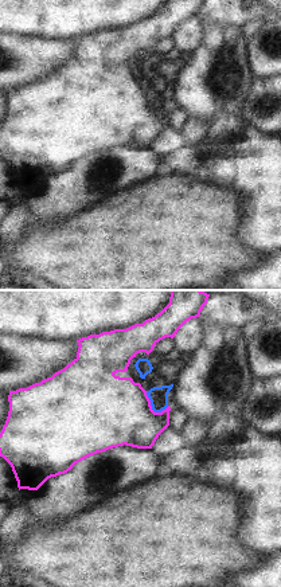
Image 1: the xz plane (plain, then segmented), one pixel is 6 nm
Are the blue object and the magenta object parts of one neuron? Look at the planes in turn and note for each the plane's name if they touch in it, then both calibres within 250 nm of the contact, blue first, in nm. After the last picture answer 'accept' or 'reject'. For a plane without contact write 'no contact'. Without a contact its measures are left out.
meets blue in xz; 110 nm thick on the blue side, 420 nm on the other

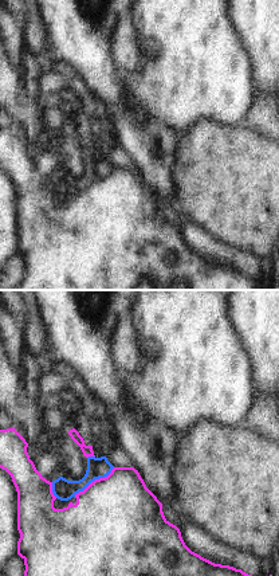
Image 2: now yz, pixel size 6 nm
meets blue in yz; 130 nm thick on the blue side, 480 nm on the other

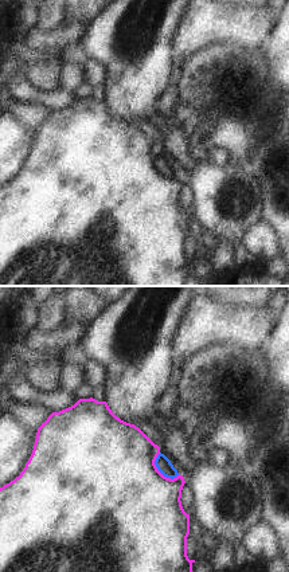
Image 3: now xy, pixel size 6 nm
meets blue in xy; 90 nm thick on the blue side, 500 nm on the other

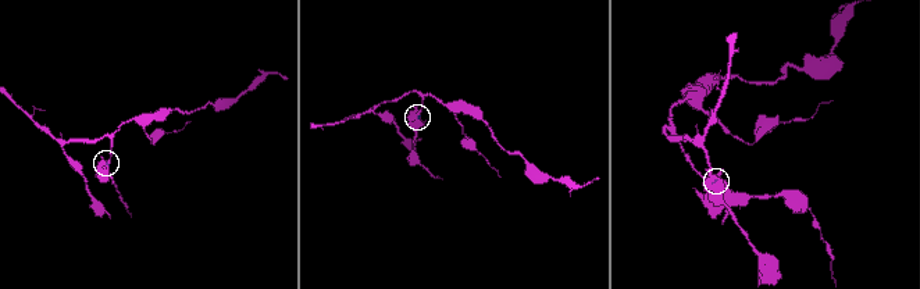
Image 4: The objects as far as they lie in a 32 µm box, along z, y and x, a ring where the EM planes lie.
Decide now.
accept

